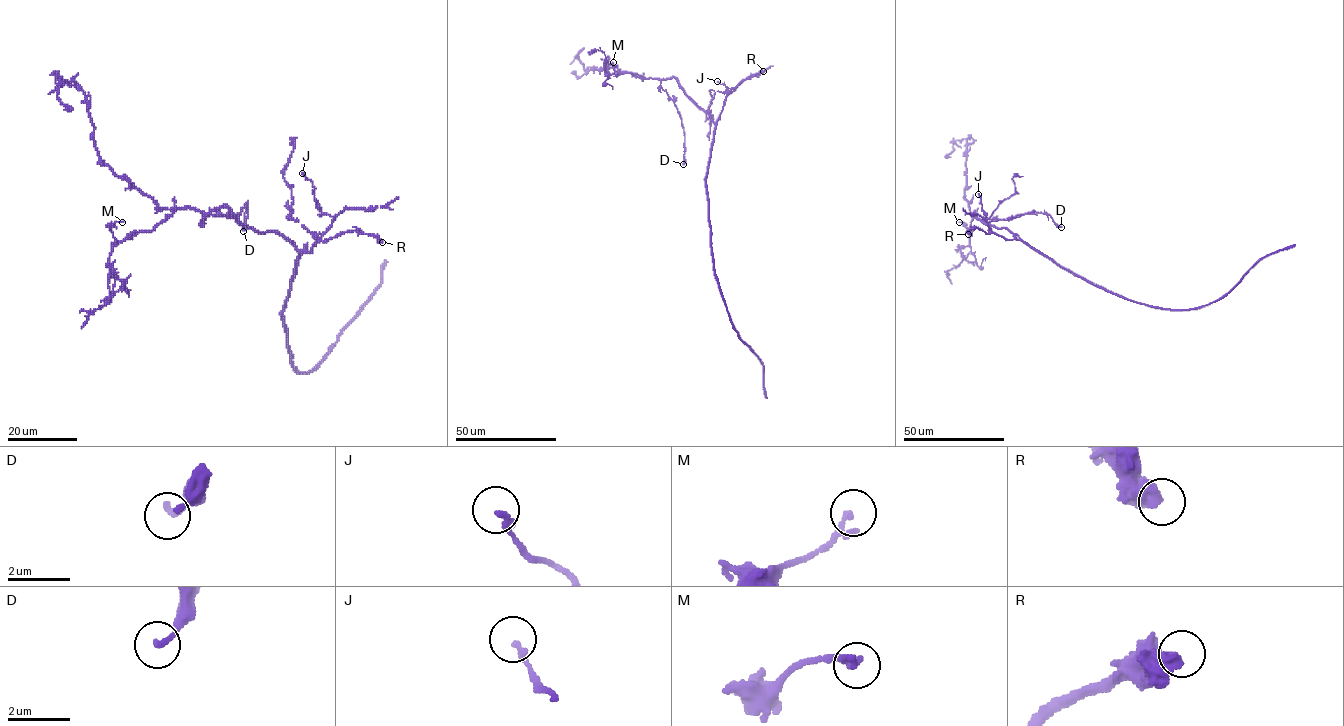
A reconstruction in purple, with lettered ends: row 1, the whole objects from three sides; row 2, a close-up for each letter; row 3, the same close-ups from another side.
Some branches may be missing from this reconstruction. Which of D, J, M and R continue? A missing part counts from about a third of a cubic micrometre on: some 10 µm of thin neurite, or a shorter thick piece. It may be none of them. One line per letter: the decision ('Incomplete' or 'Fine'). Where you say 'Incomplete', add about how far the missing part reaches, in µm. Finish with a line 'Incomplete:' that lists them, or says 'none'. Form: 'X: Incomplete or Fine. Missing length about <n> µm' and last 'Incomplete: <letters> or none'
D: Fine
J: Fine
M: Fine
R: Incomplete. Missing length about 35 µm
Incomplete: R

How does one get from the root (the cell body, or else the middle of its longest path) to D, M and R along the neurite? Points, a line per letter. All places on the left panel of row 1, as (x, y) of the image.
D: (289, 292), (298, 250), (286, 238), (244, 226), (226, 206), (204, 217), (234, 217), (246, 203), (243, 231)
M: (289, 292), (298, 250), (277, 232), (244, 226), (226, 206), (177, 208), (117, 242), (111, 227), (122, 222)
R: (289, 292), (298, 256), (302, 252), (309, 252), (319, 240), (356, 231), (374, 235), (382, 242)

